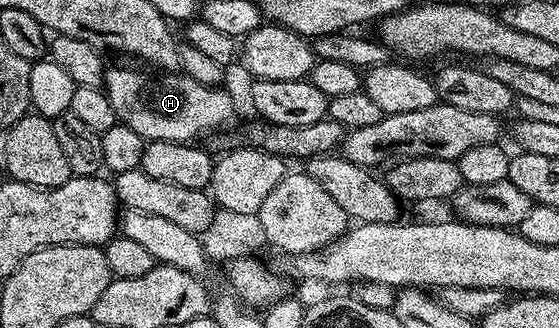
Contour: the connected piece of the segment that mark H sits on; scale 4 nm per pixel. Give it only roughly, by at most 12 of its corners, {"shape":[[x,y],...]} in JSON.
{"shape":[[108,66],[116,120],[144,141],[189,143],[225,126],[222,86]]}

